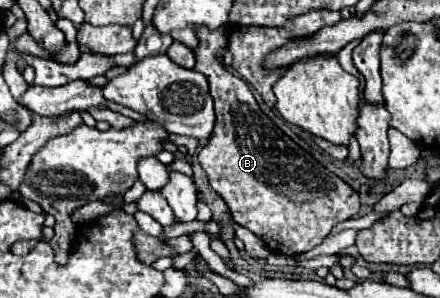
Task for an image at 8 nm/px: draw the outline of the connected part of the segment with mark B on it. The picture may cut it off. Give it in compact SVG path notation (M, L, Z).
M203 28L195 32L201 42L195 50L195 70L209 80L217 114L213 136L199 152L209 184L225 198L235 222L265 240L275 254L295 256L315 248L337 222L359 212L357 192L287 138L263 114L247 82L227 72L221 62L227 38L219 30L209 32Z

